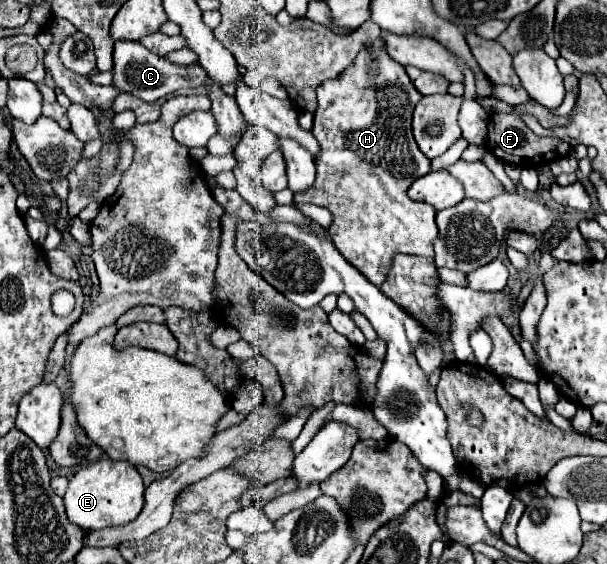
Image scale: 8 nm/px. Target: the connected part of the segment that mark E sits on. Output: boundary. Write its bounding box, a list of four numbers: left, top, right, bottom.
[64,456,144,530]

